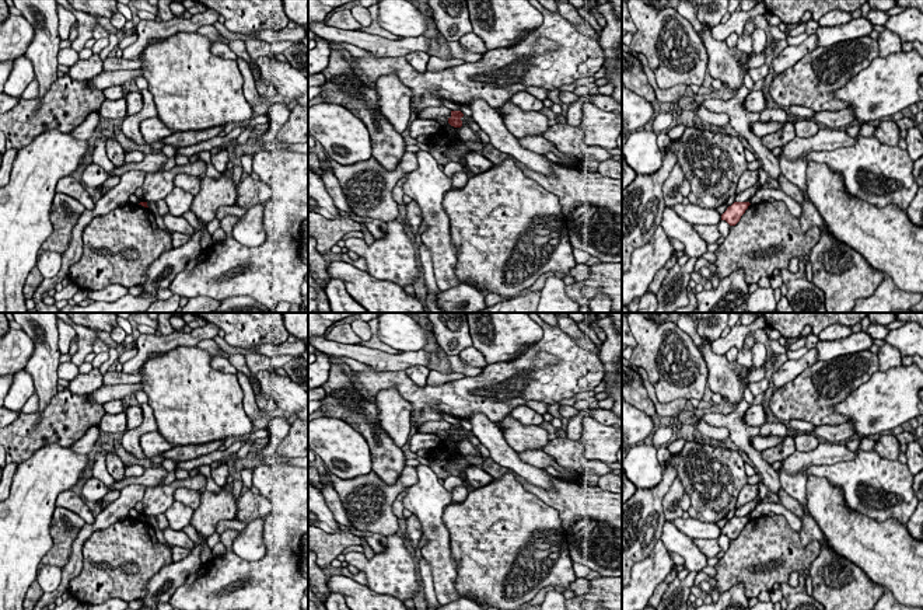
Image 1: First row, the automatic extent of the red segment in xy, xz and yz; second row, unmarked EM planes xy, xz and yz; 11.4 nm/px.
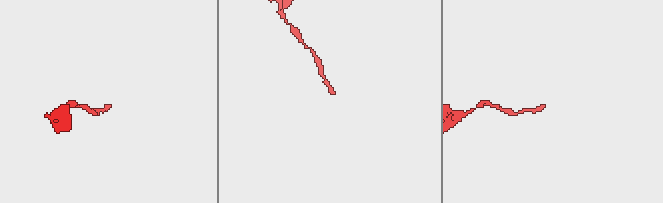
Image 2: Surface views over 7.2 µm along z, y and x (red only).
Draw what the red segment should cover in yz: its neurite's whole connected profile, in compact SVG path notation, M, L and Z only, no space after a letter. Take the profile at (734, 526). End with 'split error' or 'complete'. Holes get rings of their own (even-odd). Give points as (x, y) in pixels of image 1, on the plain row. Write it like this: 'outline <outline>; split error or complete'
outline M734 516L721 529L721 534L726 534L730 540L735 540L749 519L751 519L749 516Z; complete

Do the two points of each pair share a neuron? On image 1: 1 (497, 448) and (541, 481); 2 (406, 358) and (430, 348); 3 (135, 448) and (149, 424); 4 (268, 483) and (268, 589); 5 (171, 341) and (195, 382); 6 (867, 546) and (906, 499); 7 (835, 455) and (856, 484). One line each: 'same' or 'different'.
1: same
2: different
3: same
4: same
5: different
6: different
7: different

